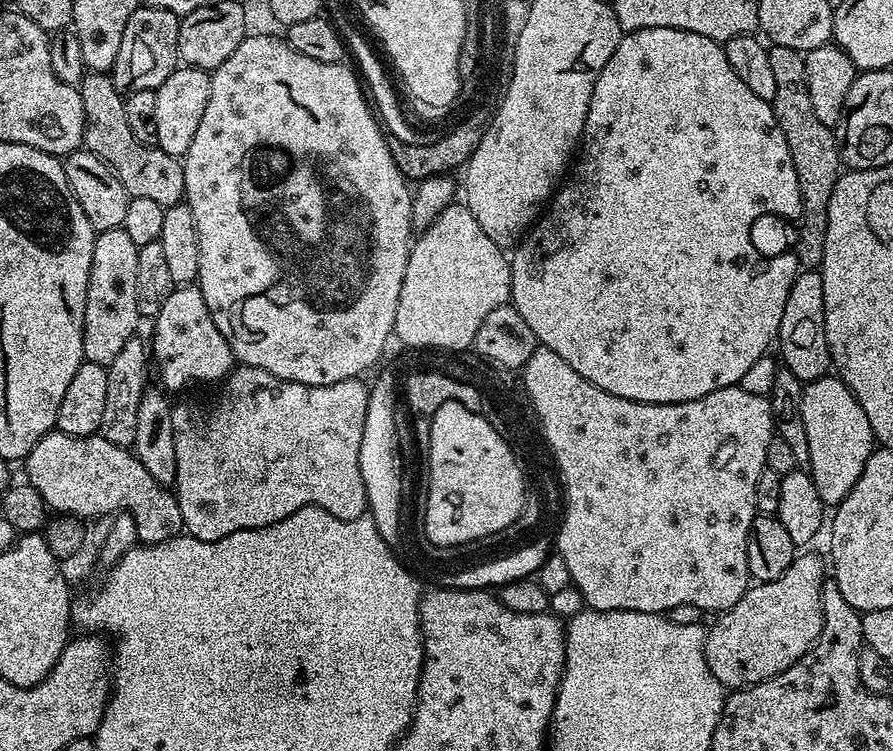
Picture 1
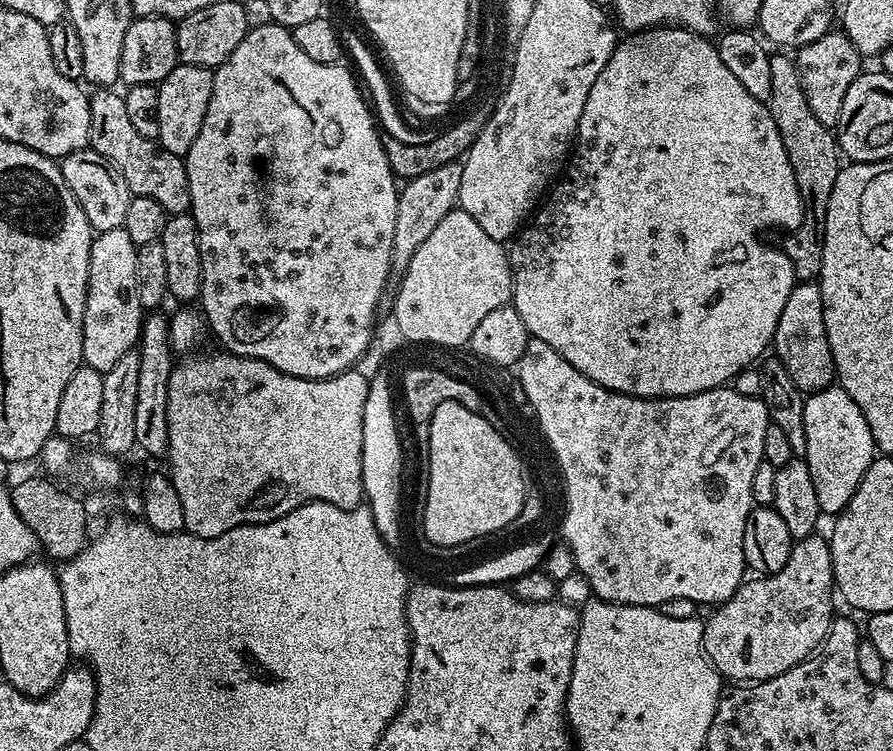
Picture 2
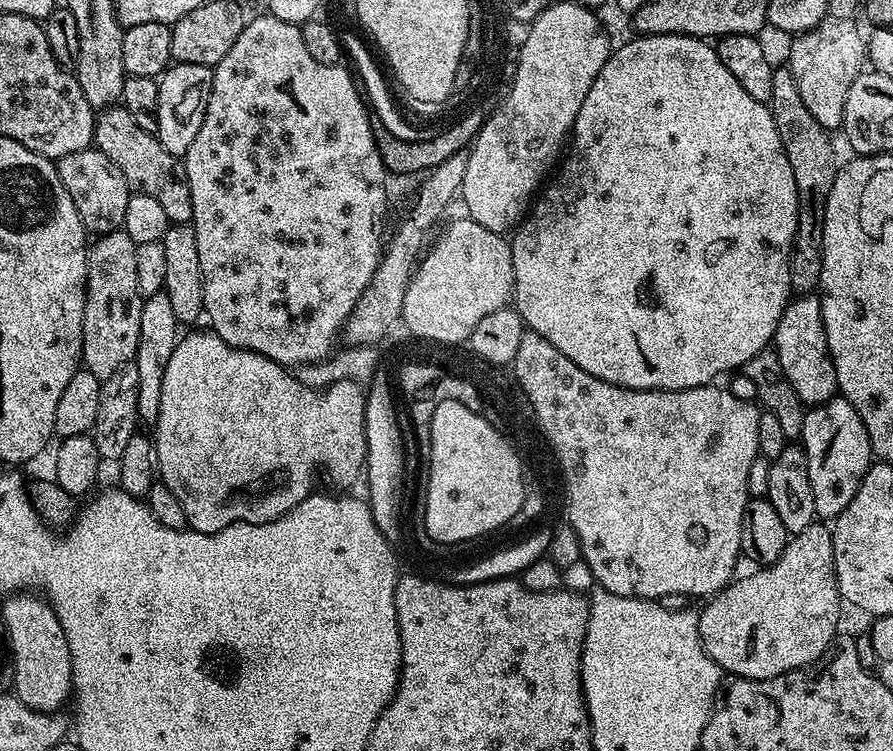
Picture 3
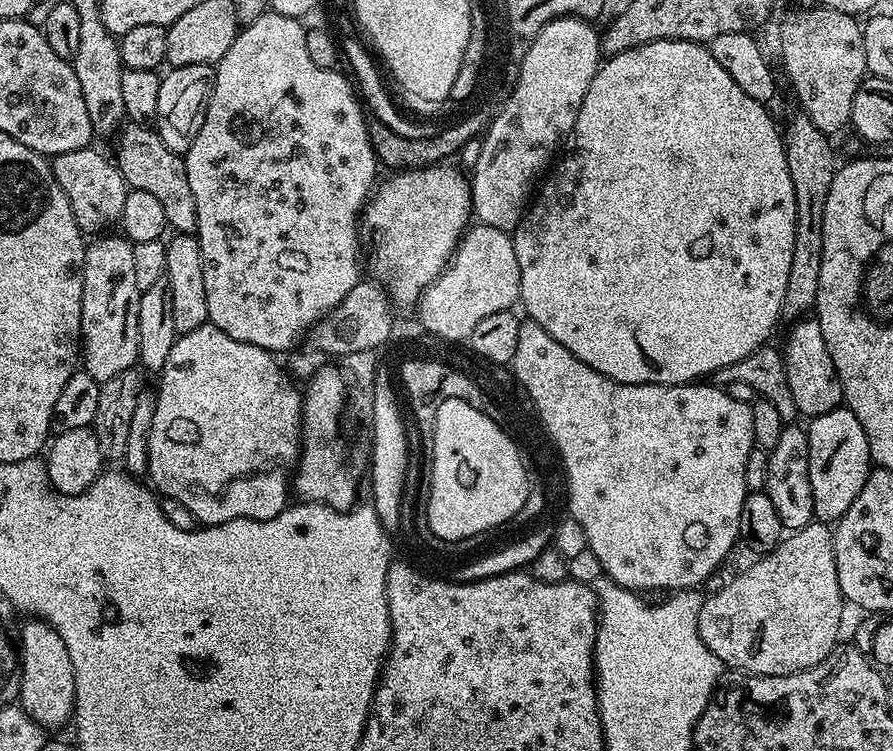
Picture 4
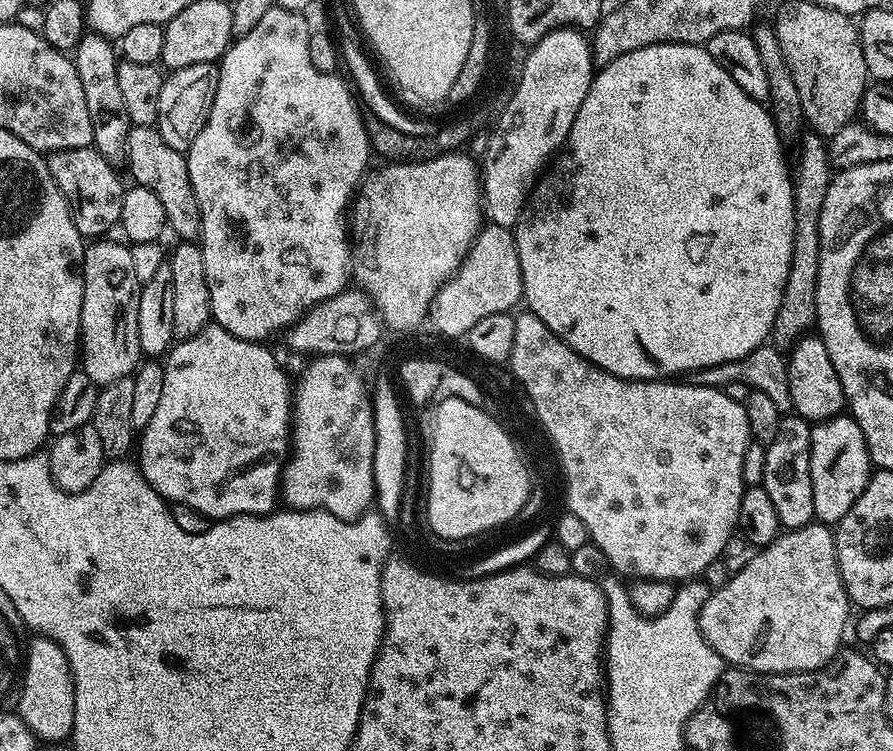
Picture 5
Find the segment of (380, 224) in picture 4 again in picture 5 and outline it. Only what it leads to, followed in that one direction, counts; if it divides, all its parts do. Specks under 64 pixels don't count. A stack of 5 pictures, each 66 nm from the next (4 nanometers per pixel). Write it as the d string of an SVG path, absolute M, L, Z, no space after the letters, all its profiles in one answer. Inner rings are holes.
M445 154L436 156L433 160L423 160L421 164L398 164L395 162L385 163L384 168L377 172L369 171L361 180L359 188L354 193L354 199L350 204L350 216L352 212L352 224L350 220L350 276L353 281L357 280L359 291L371 301L376 316L380 318L385 325L389 324L389 329L396 329L398 326L425 323L432 307L432 301L435 300L440 288L447 280L460 269L460 264L468 256L468 251L472 248L472 243L476 240L476 235L482 227L482 172L471 160L473 157L454 156L455 154Z

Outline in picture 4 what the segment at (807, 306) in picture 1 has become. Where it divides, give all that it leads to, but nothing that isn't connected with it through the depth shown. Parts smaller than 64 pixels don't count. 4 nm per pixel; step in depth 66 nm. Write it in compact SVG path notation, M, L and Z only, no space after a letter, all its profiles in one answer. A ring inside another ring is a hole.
M801 318L791 325L788 345L783 345L782 355L786 366L786 382L790 382L790 394L801 417L811 418L830 414L830 410L844 404L842 382L838 370L834 370L834 358L826 350L826 338L822 338L820 322L815 318Z

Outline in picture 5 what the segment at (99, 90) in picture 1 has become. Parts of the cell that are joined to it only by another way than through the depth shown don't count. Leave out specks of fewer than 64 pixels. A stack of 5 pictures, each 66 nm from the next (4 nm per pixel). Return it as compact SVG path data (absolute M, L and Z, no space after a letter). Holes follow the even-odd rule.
M132 127L128 132L128 154L126 169L133 176L135 183L146 190L154 190L162 202L162 210L166 210L167 227L181 241L199 241L202 230L202 214L198 210L198 198L194 198L194 186L190 186L190 170L185 153L174 150L174 146L166 146L166 138L162 138L160 129Z

